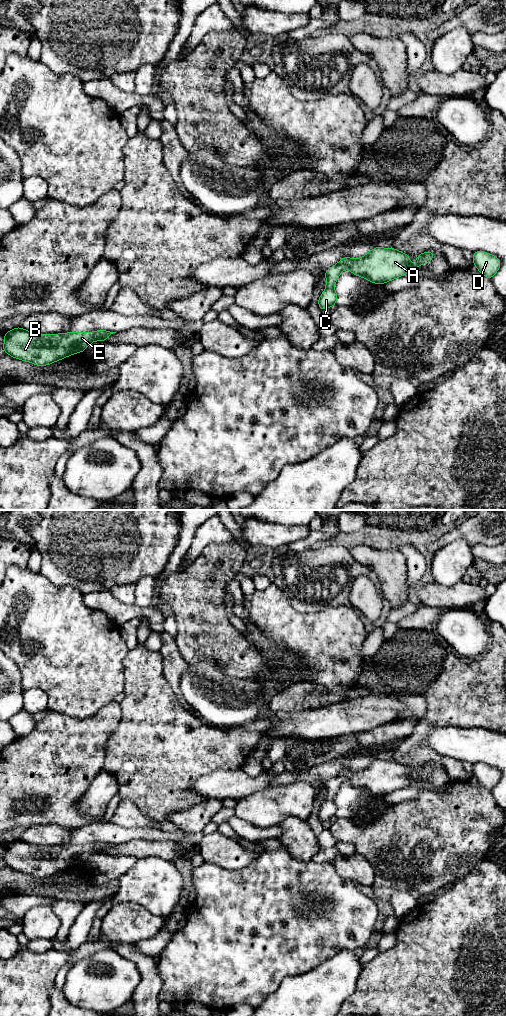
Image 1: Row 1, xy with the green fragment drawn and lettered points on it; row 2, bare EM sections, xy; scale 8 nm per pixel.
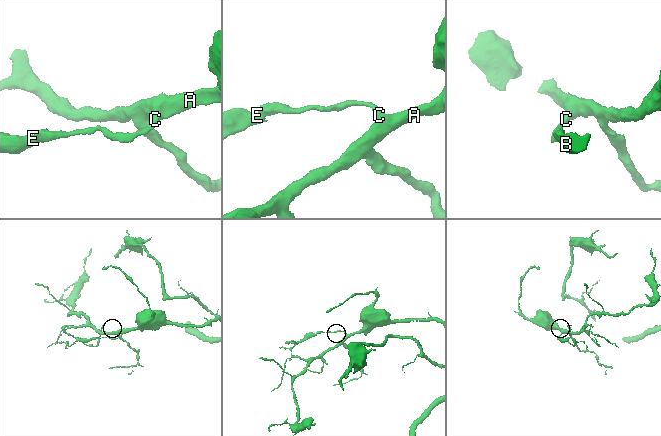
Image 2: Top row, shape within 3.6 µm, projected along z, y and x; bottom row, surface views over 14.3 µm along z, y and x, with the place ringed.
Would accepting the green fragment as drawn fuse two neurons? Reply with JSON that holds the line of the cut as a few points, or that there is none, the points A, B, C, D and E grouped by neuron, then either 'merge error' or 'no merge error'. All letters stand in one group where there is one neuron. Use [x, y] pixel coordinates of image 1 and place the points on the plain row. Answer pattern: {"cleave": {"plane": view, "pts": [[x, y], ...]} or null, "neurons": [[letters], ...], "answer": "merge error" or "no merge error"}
{"cleave": {"plane": "xy", "pts": [[91, 844], [97, 852]]}, "neurons": [["A", "C", "D"], ["B", "E"]], "answer": "merge error"}

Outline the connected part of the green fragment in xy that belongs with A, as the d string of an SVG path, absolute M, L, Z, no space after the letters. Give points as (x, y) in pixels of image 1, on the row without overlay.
M375 759L362 770L343 769L337 776L324 784L326 800L317 812L319 820L325 822L335 818L337 805L334 796L345 781L349 781L352 786L363 789L372 795L385 796L416 782L419 777L425 777L433 770L433 764L426 763L417 768L416 776L413 777L410 775L409 767L391 759Z

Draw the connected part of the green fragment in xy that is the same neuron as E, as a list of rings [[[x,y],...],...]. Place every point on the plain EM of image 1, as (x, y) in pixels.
[[[23,840],[4,845],[3,863],[13,870],[46,878],[72,866],[84,864],[97,850],[92,844],[36,846]]]

